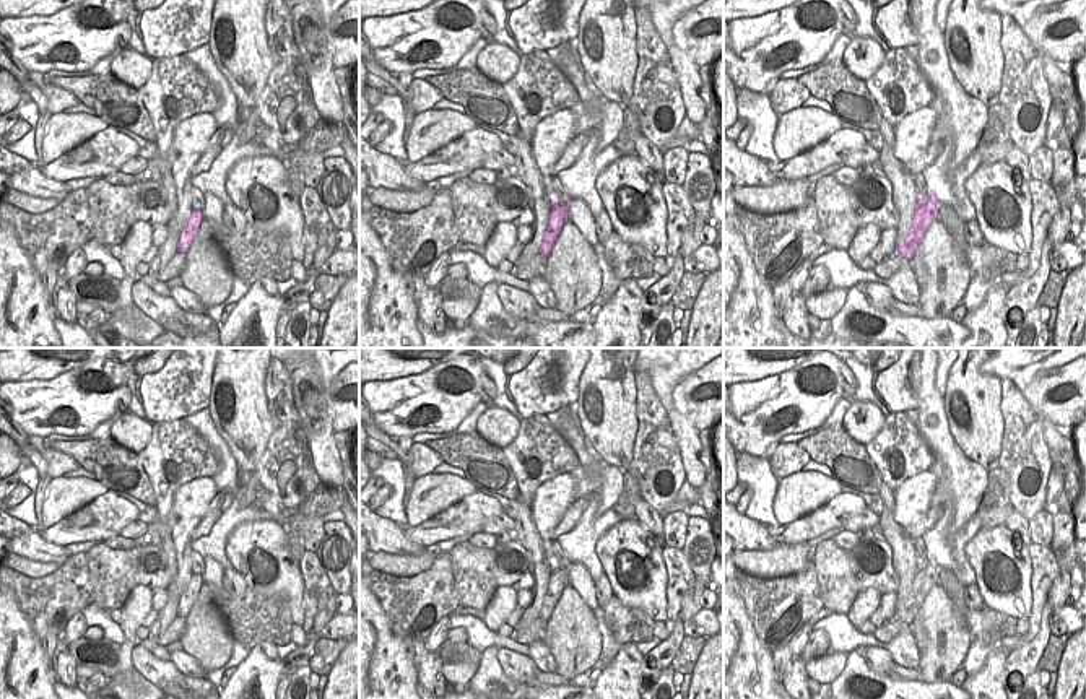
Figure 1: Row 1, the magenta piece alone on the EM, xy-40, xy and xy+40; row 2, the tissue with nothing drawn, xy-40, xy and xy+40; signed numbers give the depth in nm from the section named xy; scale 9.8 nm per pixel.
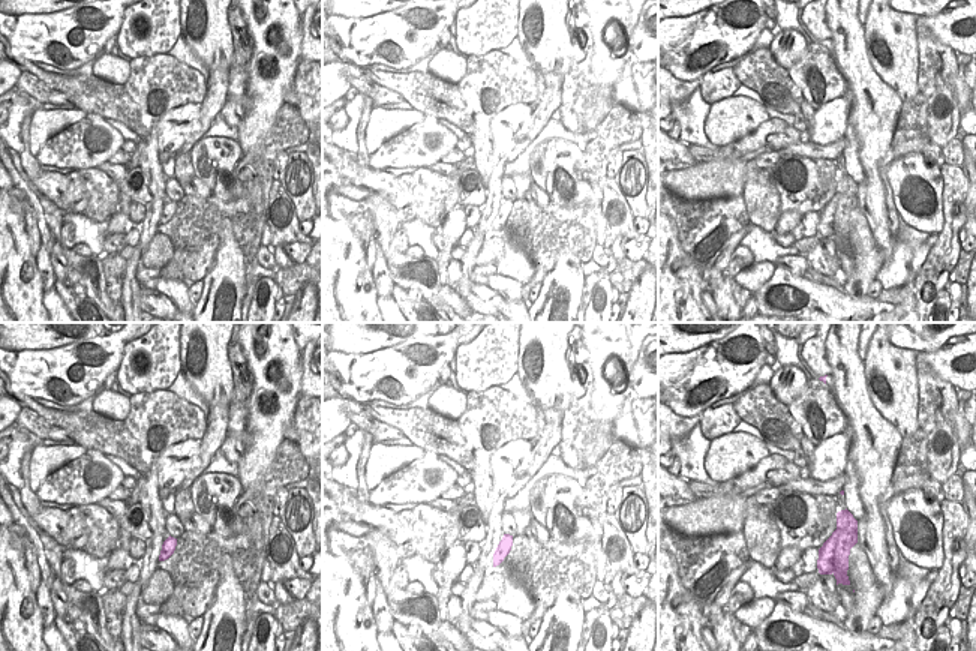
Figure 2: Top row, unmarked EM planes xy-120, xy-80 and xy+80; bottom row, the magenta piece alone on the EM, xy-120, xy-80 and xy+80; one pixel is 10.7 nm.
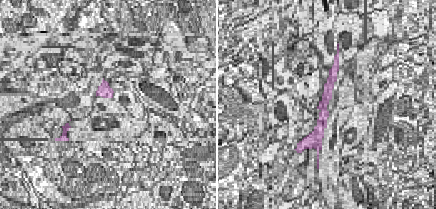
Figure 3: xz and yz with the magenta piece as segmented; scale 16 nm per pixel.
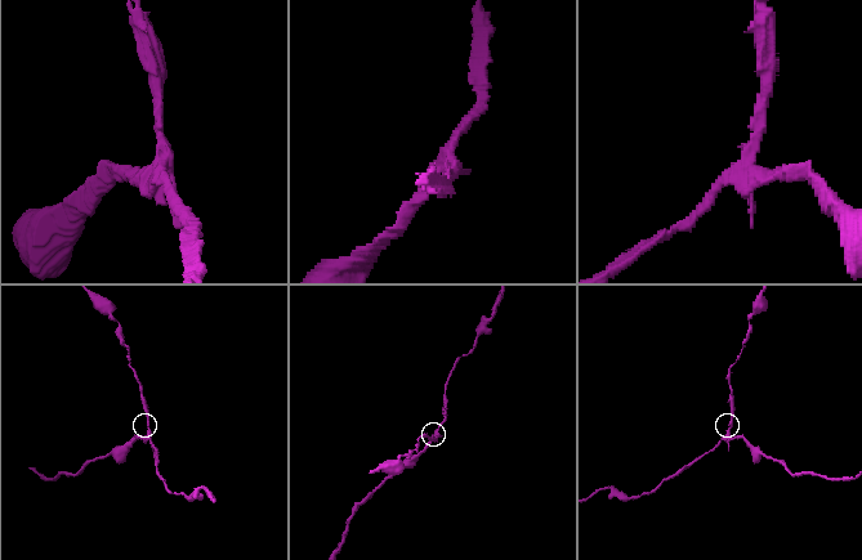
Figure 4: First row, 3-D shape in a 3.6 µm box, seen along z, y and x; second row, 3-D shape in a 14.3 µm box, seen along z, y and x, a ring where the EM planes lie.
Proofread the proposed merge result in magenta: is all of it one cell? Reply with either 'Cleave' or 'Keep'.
Cleave.

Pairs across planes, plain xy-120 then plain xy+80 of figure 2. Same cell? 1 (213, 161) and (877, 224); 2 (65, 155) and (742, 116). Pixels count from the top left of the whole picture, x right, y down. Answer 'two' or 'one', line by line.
1: two
2: two

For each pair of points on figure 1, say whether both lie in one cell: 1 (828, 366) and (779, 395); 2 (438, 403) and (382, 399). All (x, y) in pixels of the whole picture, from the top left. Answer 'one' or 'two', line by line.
1: one
2: one

